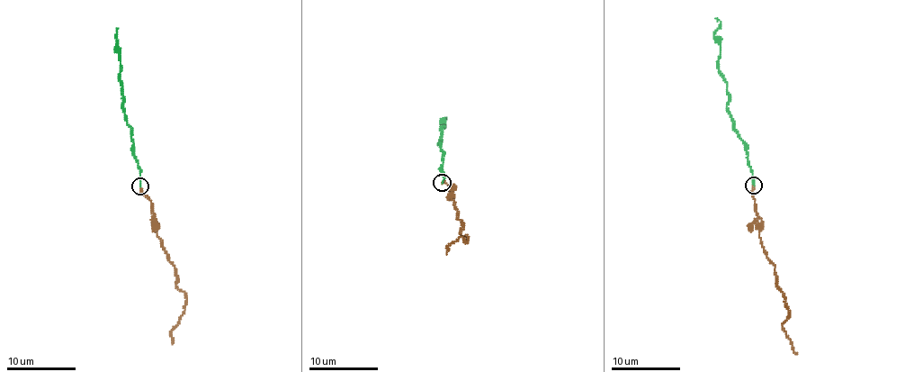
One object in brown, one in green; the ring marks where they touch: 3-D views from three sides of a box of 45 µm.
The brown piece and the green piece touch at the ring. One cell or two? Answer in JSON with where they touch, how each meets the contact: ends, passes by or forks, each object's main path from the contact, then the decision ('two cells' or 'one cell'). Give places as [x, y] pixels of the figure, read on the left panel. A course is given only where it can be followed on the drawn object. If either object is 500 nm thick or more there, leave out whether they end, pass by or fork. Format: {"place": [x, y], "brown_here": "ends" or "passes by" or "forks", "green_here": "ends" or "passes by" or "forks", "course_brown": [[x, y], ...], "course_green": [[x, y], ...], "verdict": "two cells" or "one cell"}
{"place": [139, 186], "brown_here": "ends", "green_here": "ends", "course_brown": [[140, 186], [151, 202], [156, 235], [174, 267], [175, 286], [186, 299], [181, 319], [171, 331], [172, 344]], "course_green": [[140, 186], [130, 126], [124, 113], [118, 28]], "verdict": "one cell"}

